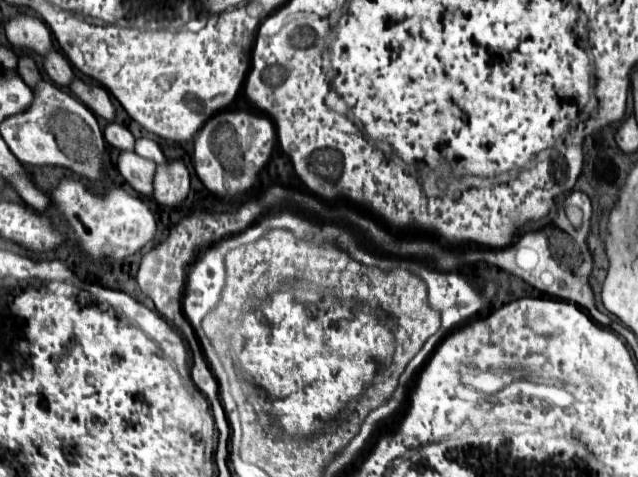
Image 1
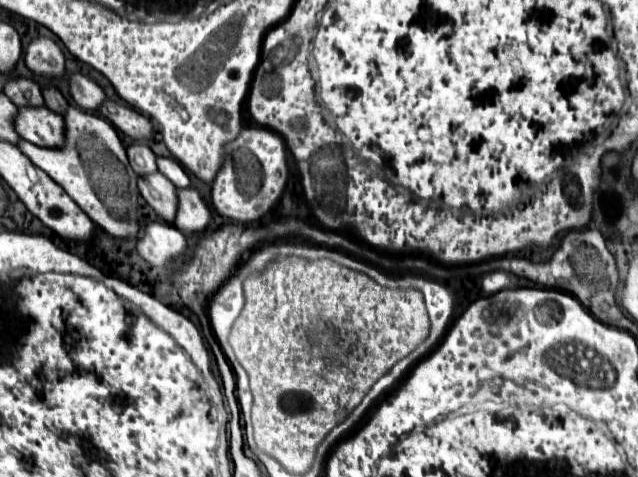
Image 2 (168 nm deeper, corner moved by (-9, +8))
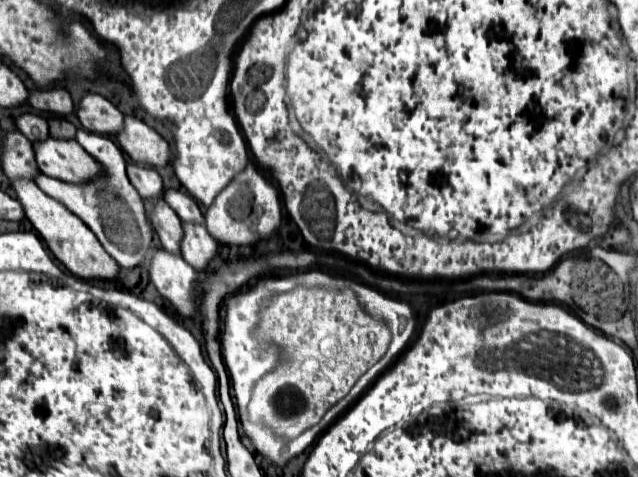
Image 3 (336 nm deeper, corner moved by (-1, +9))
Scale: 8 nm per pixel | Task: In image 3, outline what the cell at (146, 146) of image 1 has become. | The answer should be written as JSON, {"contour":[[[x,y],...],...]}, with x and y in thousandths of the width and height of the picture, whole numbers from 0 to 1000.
{"contour":[[[260,398],[257,419],[282,453],[285,470],[301,470],[301,465],[320,470],[320,449],[313,444],[310,428],[295,407],[285,407],[282,398]]]}

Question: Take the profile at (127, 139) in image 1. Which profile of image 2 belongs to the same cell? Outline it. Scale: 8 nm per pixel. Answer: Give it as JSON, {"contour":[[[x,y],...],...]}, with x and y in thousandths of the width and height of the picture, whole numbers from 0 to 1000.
{"contour":[[[210,296],[207,304],[197,308],[197,317],[201,317],[204,346],[216,367],[232,367],[232,363],[245,358],[245,325],[232,304]]]}

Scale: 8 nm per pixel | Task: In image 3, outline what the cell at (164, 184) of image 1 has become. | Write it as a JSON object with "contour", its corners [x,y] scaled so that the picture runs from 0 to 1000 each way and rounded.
{"contour":[[[288,470],[285,541],[310,570],[323,570],[329,549],[342,537],[342,507],[317,470]]]}

